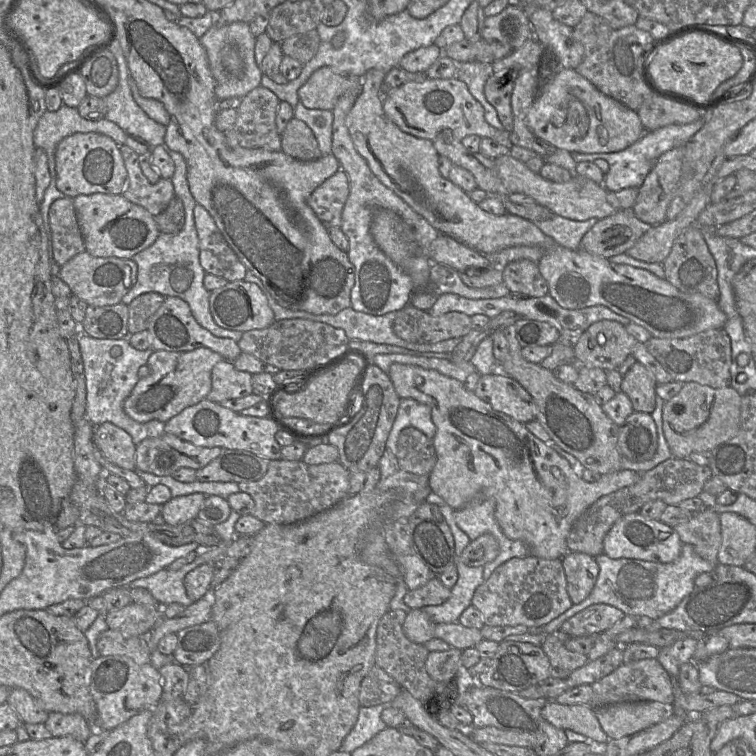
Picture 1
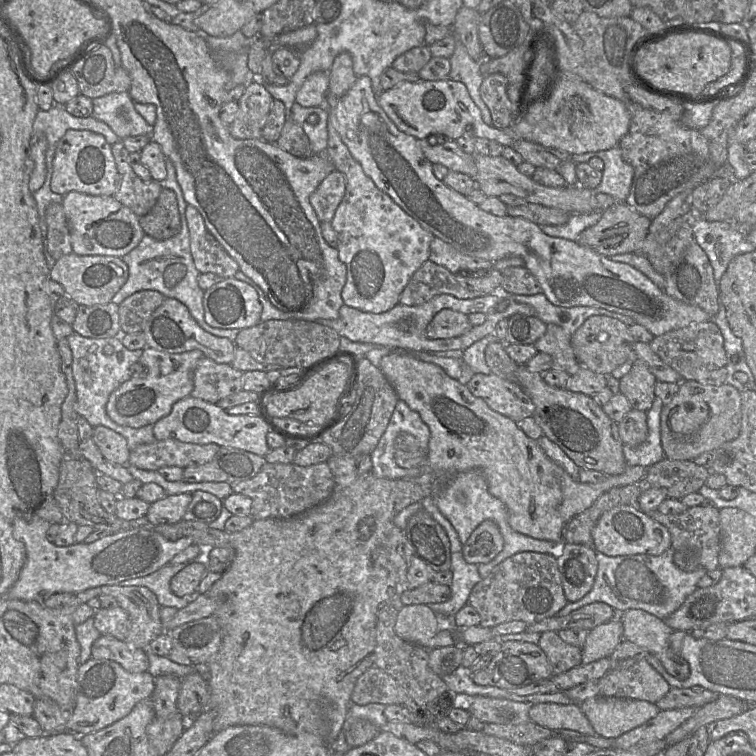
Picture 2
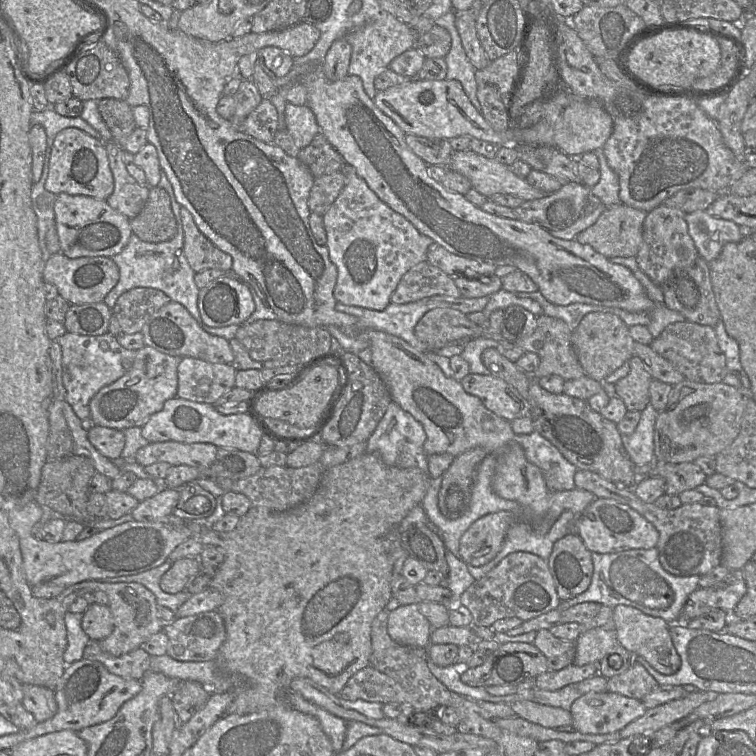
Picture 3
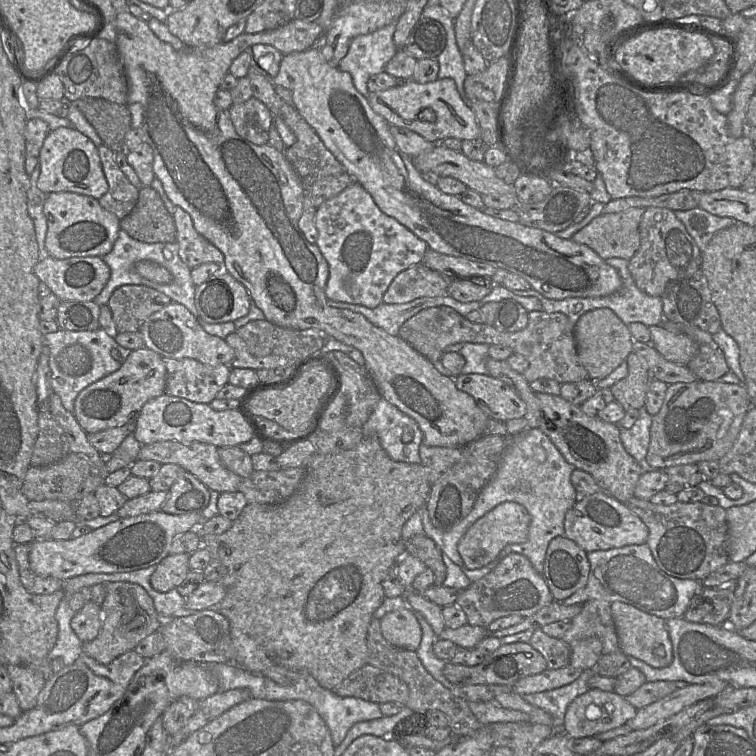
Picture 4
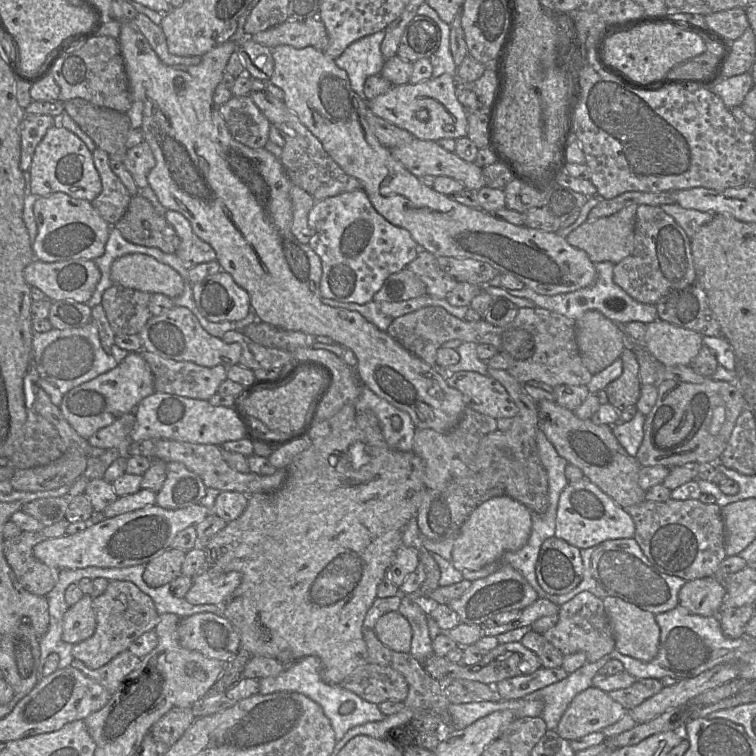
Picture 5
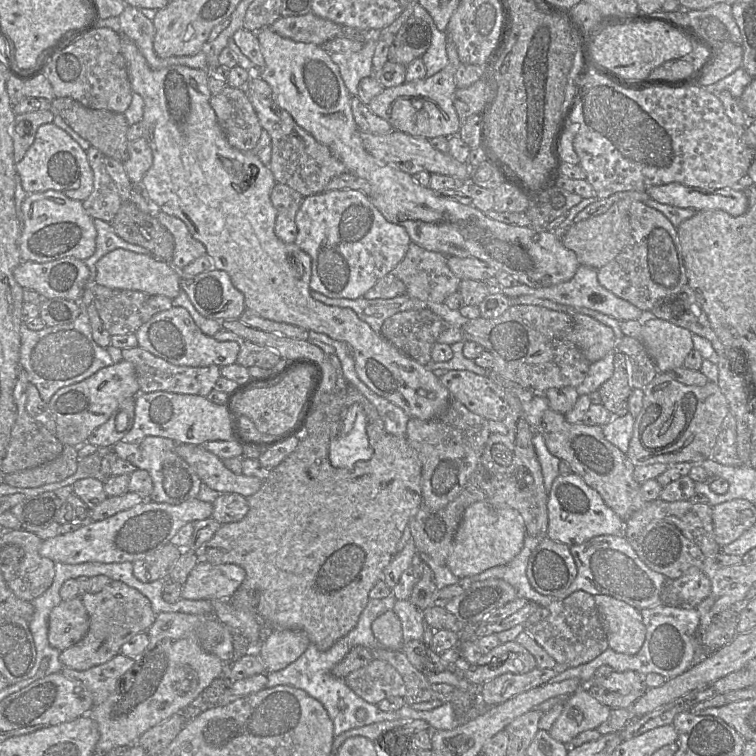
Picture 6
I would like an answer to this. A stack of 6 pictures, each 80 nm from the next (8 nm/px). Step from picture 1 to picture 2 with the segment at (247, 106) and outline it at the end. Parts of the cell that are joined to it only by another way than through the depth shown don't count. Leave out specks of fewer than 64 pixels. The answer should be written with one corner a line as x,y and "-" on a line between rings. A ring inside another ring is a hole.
259,79
245,87
238,100
238,111
228,126
232,137
240,140
261,139
273,98

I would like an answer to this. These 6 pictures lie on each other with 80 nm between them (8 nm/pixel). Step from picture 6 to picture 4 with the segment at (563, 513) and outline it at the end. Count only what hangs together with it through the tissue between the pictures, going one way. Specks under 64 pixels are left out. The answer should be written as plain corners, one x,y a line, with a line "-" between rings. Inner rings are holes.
576,492
576,501
566,512
563,536
574,541
586,552
609,550
628,545
646,544
648,528
622,502
608,493
595,493
580,497

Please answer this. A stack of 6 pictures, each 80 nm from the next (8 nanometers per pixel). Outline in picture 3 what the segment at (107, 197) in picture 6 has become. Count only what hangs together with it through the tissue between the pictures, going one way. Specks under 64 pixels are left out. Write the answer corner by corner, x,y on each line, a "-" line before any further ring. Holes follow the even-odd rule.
111,141
105,143
105,148
114,179
113,192
106,202
120,214
132,219
142,210
152,187
140,185
129,174
122,159
125,150
120,145

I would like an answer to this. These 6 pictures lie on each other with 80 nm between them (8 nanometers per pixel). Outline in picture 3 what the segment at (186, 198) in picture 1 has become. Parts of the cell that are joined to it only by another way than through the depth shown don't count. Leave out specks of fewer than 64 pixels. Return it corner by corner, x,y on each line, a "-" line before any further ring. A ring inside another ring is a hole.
162,170
158,187
164,189
170,196
171,208
177,224
177,233
171,240
159,243
144,242
132,234
121,252
111,257
119,268
119,280
105,296
103,302
112,309
119,296
127,290
137,287
157,289
165,293
171,301
183,305
205,332
230,341
235,338
240,325
210,327
201,319
198,309
198,294
200,289
194,281
196,272
192,270
183,253
184,232
180,217
182,206
177,202
173,188

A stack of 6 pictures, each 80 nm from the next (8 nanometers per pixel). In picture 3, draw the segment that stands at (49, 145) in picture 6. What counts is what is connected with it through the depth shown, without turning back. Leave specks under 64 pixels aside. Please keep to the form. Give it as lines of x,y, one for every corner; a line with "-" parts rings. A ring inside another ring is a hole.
69,127
61,130
51,147
49,171
44,187
55,195
66,193
106,200
113,192
114,179
105,143
77,128

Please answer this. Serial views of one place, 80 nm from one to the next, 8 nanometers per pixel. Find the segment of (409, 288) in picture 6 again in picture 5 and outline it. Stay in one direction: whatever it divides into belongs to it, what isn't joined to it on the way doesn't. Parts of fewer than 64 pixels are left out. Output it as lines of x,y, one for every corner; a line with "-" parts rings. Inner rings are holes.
421,249
406,269
415,273
425,283
427,295
443,299
456,287
458,281
440,269
437,259
434,254

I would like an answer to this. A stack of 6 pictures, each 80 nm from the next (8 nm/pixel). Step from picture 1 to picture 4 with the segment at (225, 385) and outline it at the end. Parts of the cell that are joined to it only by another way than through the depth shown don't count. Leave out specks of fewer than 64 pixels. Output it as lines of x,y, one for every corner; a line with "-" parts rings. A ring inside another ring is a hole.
162,357
166,367
165,394
210,404
229,383
229,365
209,366
191,358

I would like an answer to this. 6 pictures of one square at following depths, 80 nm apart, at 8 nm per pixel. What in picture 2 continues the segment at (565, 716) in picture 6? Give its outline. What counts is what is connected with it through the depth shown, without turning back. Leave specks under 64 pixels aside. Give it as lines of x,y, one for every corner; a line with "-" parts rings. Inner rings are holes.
603,696
579,705
596,735
612,739
648,722
660,711
656,703
645,700

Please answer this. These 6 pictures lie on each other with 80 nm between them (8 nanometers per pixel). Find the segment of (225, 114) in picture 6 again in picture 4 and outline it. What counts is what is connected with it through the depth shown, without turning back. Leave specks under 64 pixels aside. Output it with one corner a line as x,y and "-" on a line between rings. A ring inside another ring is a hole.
251,97
241,104
233,104
227,113
239,136
255,145
267,144
272,113
261,101

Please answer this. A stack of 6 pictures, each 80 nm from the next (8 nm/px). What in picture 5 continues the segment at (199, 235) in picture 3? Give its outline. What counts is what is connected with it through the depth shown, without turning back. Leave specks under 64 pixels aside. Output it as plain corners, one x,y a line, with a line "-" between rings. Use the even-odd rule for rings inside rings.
174,210
163,214
179,237
179,246
175,254
184,268
189,270
197,264
216,260
214,249
193,232
184,215

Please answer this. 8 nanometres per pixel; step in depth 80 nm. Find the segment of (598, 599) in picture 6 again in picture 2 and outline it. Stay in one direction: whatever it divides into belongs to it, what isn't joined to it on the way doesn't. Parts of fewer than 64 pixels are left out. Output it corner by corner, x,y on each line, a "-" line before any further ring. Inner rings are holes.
640,609
618,614
623,624
623,638
655,656
672,676
683,680
690,674
690,666
681,654
670,647
673,629
664,620

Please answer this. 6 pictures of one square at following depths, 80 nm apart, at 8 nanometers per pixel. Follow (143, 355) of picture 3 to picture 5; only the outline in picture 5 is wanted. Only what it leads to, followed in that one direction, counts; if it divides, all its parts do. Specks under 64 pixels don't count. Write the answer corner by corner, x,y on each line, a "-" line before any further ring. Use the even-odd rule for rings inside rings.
129,352
115,368
68,391
58,407
74,430
89,439
118,417
133,412
141,400
154,392
154,378
148,363
139,352

